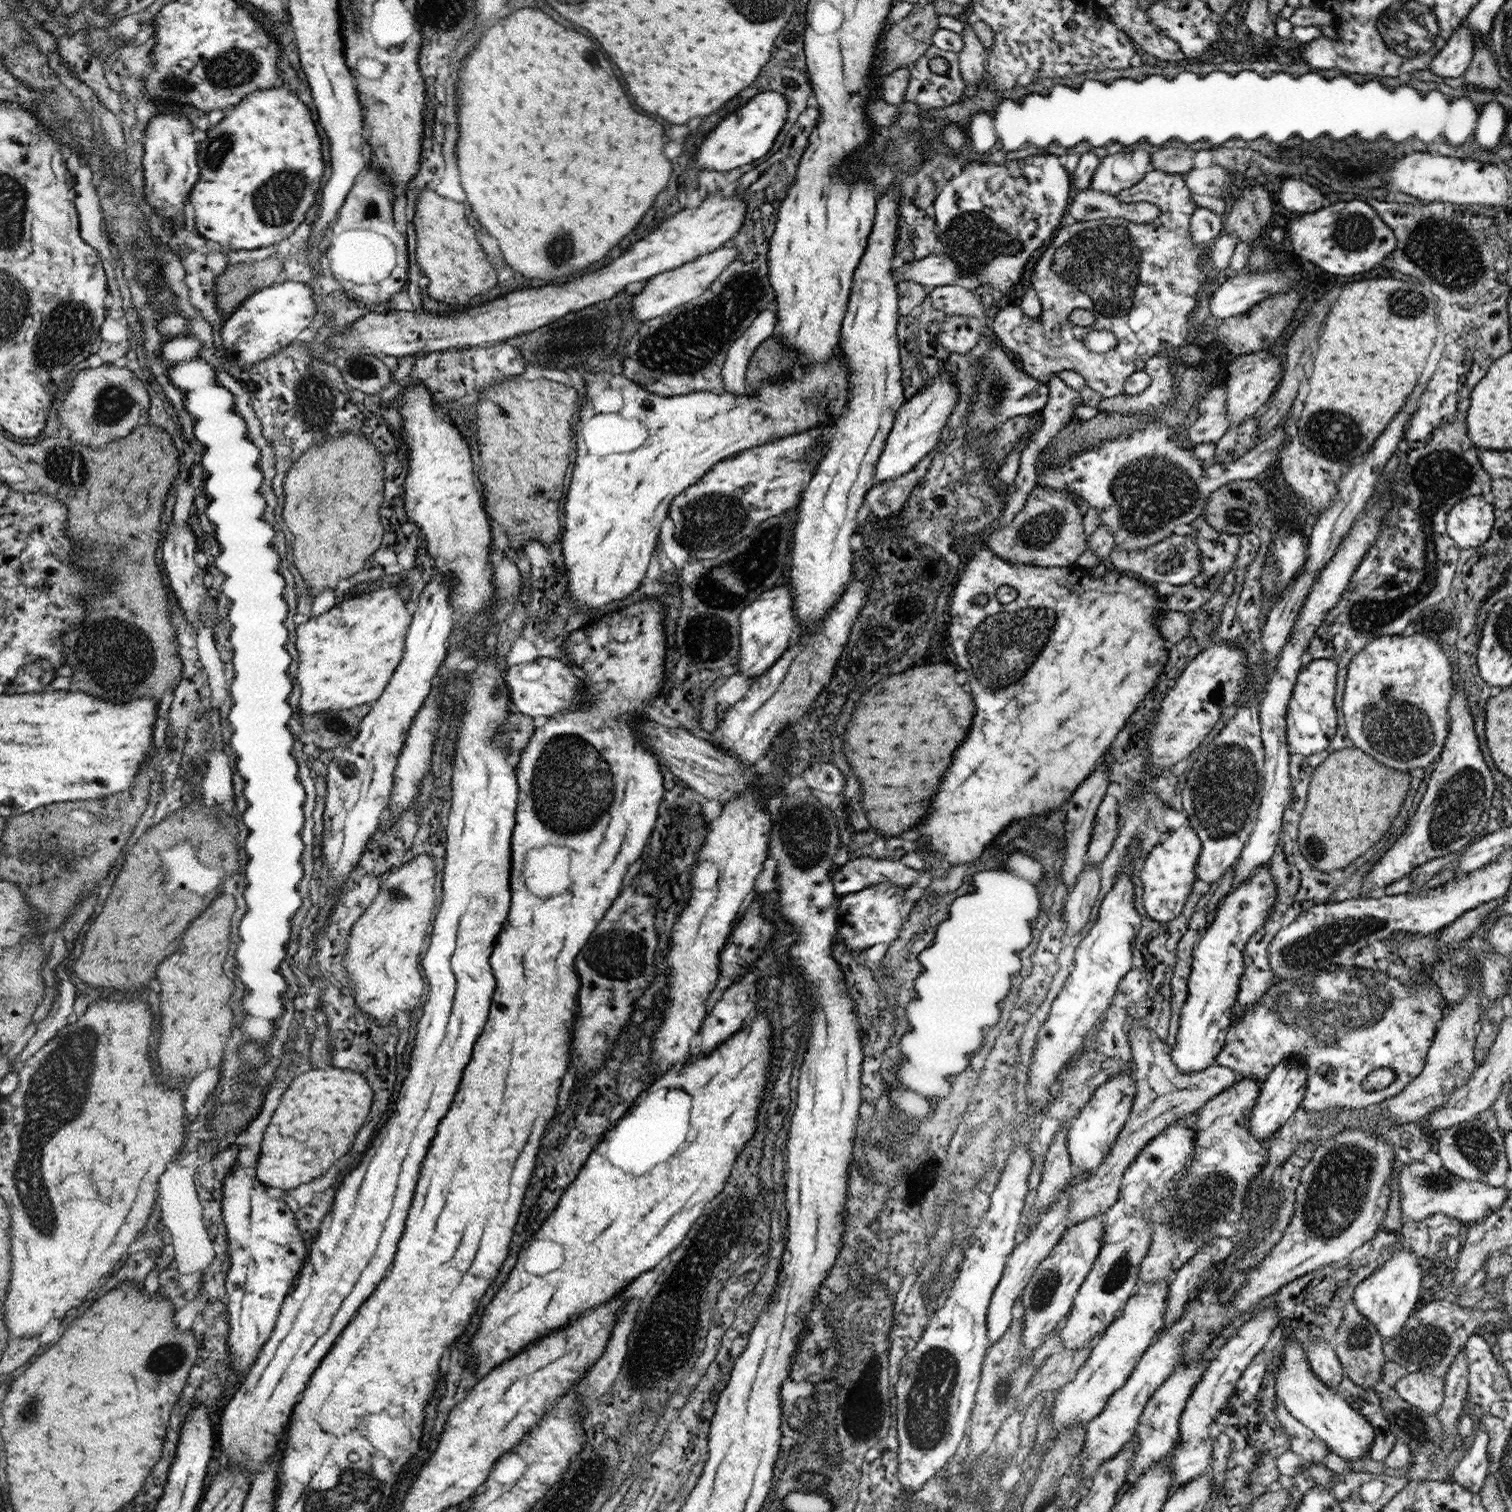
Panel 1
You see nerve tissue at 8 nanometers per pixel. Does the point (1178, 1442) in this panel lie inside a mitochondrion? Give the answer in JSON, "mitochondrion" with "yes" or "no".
{"mitochondrion":"no"}

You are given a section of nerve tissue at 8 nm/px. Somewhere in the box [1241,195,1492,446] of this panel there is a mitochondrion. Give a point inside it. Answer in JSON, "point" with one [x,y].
{"point":[1444,249]}

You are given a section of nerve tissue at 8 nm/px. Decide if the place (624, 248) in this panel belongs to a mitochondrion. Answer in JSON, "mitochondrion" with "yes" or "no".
{"mitochondrion":"no"}

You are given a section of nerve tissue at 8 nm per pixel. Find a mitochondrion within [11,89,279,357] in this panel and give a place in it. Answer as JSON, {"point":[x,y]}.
{"point":[221,145]}

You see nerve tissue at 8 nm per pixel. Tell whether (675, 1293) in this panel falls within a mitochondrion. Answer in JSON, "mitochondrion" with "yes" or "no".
{"mitochondrion":"yes"}

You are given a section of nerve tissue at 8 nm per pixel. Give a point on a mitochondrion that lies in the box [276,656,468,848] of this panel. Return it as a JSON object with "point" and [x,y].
{"point":[334,724]}

